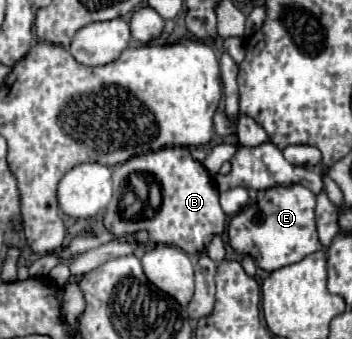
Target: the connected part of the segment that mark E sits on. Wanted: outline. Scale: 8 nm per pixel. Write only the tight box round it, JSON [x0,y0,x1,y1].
[229,184,323,272]

